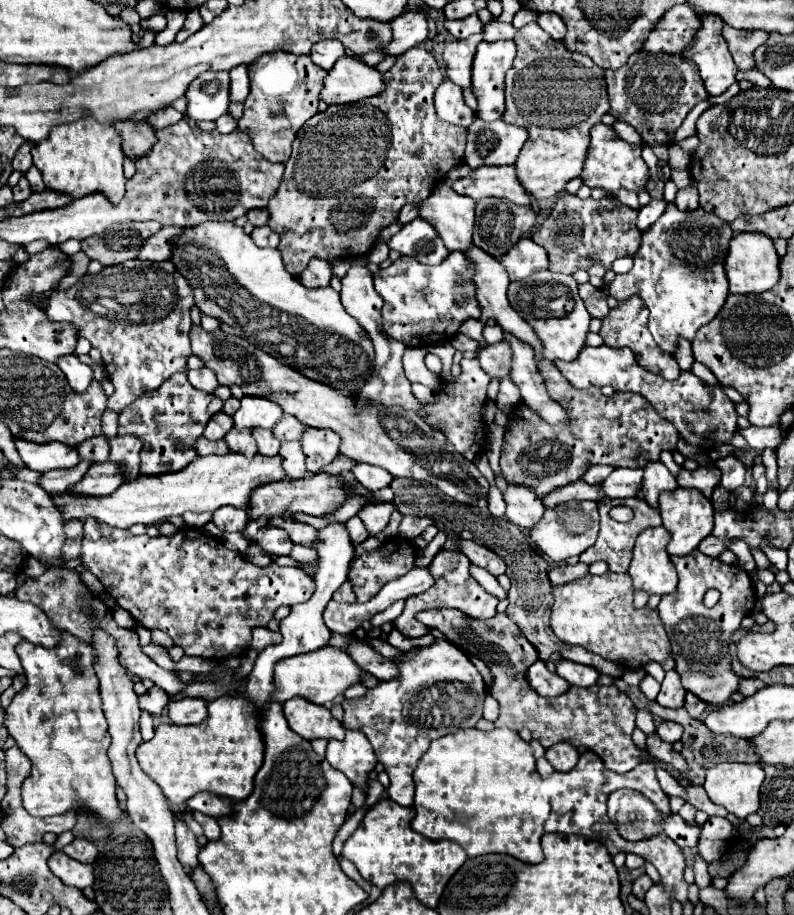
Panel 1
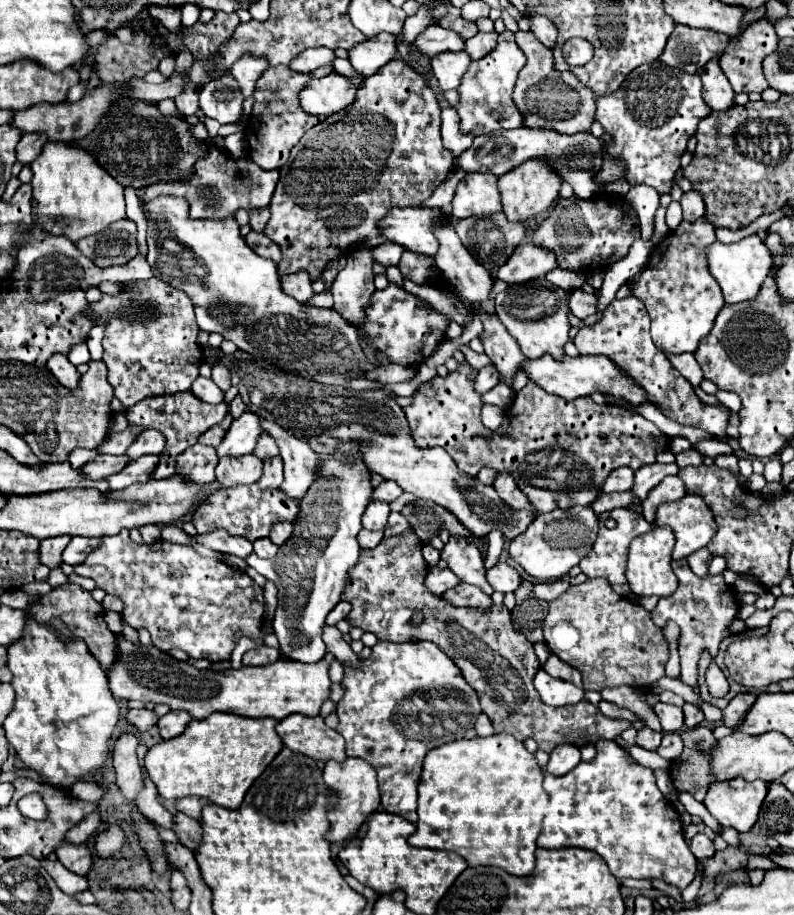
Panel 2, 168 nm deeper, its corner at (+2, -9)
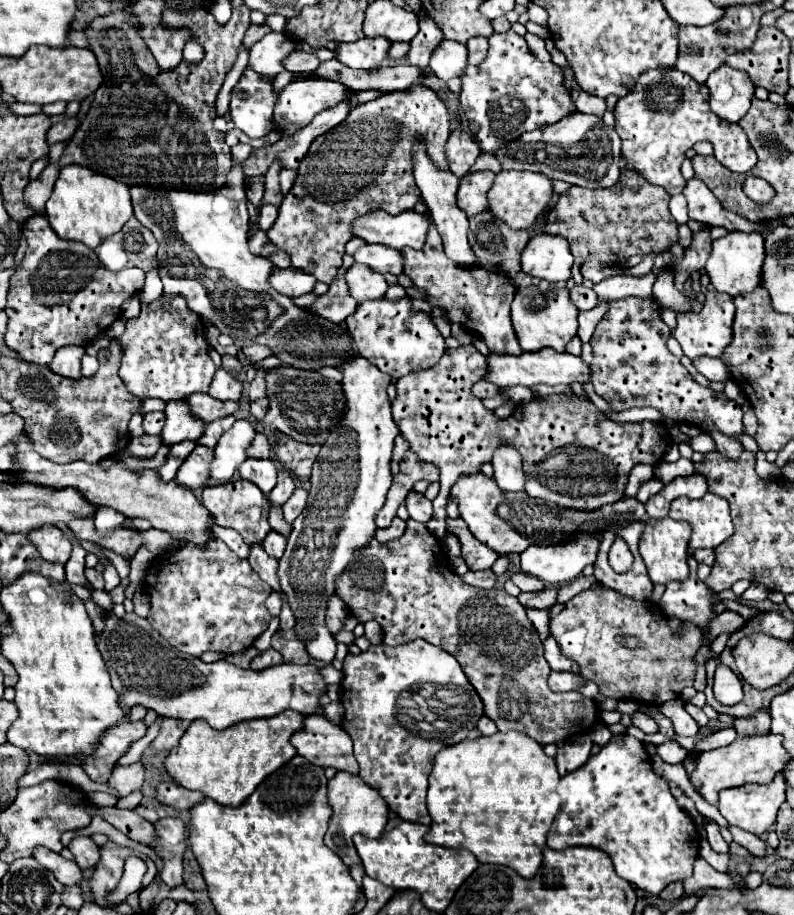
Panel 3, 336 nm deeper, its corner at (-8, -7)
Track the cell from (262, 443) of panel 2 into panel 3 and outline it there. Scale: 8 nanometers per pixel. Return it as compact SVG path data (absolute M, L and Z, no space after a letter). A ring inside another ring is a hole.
M258 433L256 439L252 441L252 447L248 449L248 457L256 457L256 459L270 459L272 457L272 443L264 433Z

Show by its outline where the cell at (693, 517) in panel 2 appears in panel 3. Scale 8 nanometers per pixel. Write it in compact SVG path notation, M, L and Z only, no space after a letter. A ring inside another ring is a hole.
M708 493L702 499L696 499L696 501L686 499L686 497L676 499L670 507L670 517L672 519L684 519L684 521L690 523L690 527L692 527L690 549L692 551L704 549L704 547L714 549L732 535L732 519L730 519L730 511L728 511L728 501L724 497L714 495L714 493Z

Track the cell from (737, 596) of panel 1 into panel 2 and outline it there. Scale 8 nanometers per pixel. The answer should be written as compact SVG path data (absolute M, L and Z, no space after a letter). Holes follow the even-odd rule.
M678 559L672 561L672 569L676 573L676 577L680 579L678 589L674 591L674 595L670 597L662 597L658 601L658 605L652 611L652 621L658 627L664 627L668 621L674 621L680 625L682 629L682 637L680 637L680 661L682 661L682 683L696 687L698 685L698 659L704 651L715 658L717 656L720 641L724 637L728 637L728 625L730 621L736 617L738 613L738 601L734 599L734 591L730 585L724 583L722 575L706 575L706 577L698 577L690 571L686 559Z

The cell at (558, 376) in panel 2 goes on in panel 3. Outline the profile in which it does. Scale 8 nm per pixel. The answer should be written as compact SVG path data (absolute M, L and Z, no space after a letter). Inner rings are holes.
M550 347L544 349L544 351L522 353L520 357L514 357L514 355L492 355L490 353L486 379L492 379L492 383L500 383L502 389L508 389L508 387L514 387L514 385L532 387L536 383L546 383L546 385L580 383L580 385L584 385L584 383L590 383L590 365L586 365L576 355L558 353L558 351L552 351Z

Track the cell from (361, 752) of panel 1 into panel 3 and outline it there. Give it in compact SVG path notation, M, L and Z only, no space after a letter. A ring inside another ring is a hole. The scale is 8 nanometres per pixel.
M338 771L330 781L328 781L328 801L334 809L332 817L330 817L330 827L326 831L326 845L338 853L344 861L352 859L352 863L356 863L358 859L354 853L354 845L352 845L352 837L356 833L360 835L368 835L368 837L380 837L386 823L388 823L388 803L384 801L384 797L380 795L378 789L372 789L368 783L364 783L358 775L350 775L348 771Z

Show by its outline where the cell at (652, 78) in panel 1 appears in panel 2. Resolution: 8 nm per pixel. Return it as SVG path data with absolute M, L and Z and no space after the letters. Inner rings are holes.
M660 61L646 63L636 67L626 81L620 85L618 91L608 93L604 97L598 97L598 109L596 109L596 121L612 135L612 141L606 143L606 153L610 157L616 157L624 161L626 165L626 181L634 185L650 185L654 187L660 195L670 193L674 175L680 169L680 157L686 151L688 139L696 133L698 121L708 117L712 111L702 99L702 83L696 75L682 73L680 69L670 69L662 65Z

